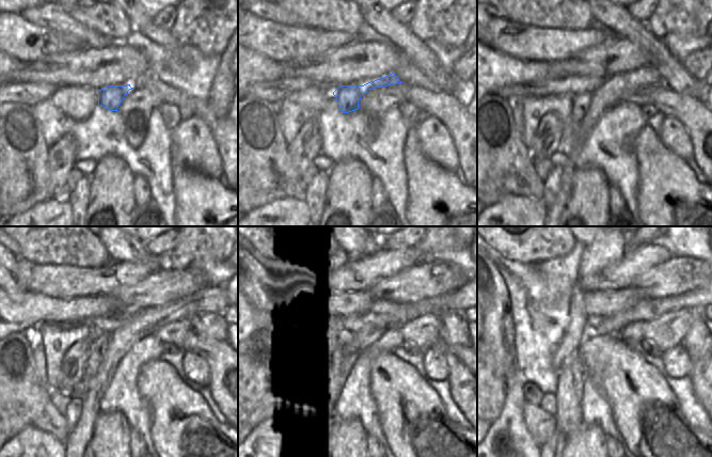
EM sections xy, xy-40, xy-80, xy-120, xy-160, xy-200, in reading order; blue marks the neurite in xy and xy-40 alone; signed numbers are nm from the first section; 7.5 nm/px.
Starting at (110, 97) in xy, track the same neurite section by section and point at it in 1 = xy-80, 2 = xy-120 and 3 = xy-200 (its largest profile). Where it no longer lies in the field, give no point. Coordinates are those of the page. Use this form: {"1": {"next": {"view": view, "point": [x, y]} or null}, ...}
{"1": {"next": {"view": "xy-80", "point": [587, 108]}}, "2": {"next": {"view": "xy-120", "point": [108, 348]}}, "3": {"next": {"view": "xy-200", "point": [569, 390]}}}

